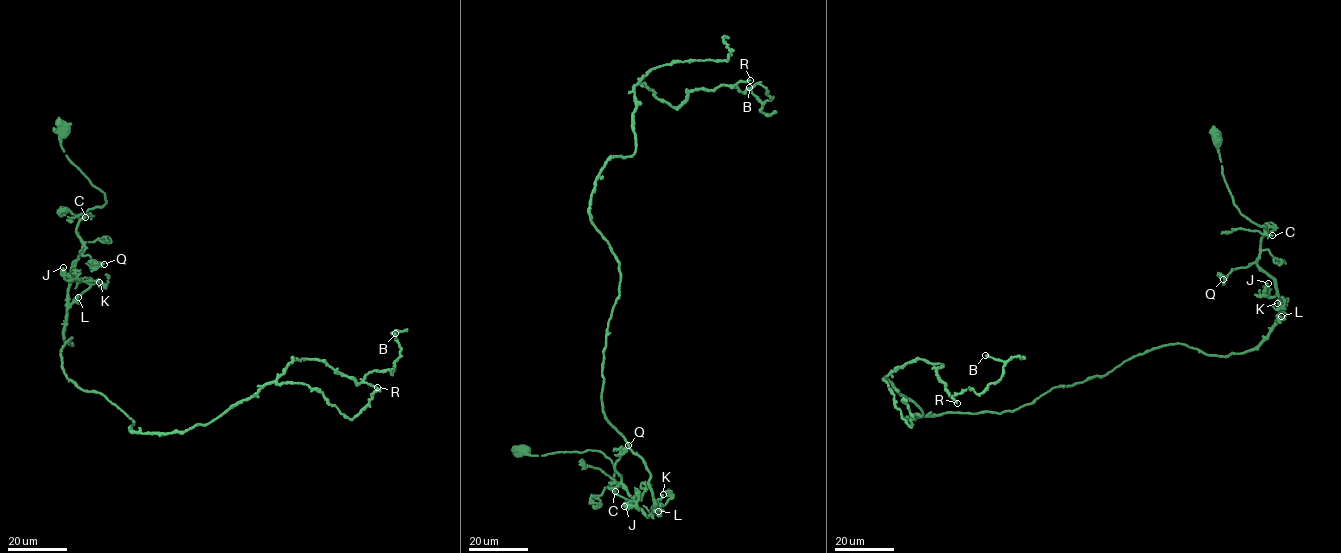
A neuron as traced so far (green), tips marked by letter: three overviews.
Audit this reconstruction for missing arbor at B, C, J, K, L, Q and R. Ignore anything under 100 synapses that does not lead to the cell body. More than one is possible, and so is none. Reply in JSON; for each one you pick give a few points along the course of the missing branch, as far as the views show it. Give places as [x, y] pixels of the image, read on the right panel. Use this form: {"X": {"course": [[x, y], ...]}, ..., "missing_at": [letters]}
{"R": {"course": [[957, 403], [964, 410], [1009, 416], [1020, 434], [1016, 454]]}, "missing_at": ["R"]}

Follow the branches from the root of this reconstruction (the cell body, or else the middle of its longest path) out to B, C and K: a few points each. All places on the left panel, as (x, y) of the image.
B: (64, 129), (106, 202), (76, 228), (62, 367), (131, 431), (207, 424), (293, 357), (392, 373), (395, 333)
C: (64, 129), (61, 147), (67, 158), (99, 188), (106, 202), (89, 210), (91, 216), (85, 217)
K: (64, 129), (61, 147), (67, 158), (106, 202), (89, 210), (78, 223), (82, 248), (71, 280), (99, 282)

